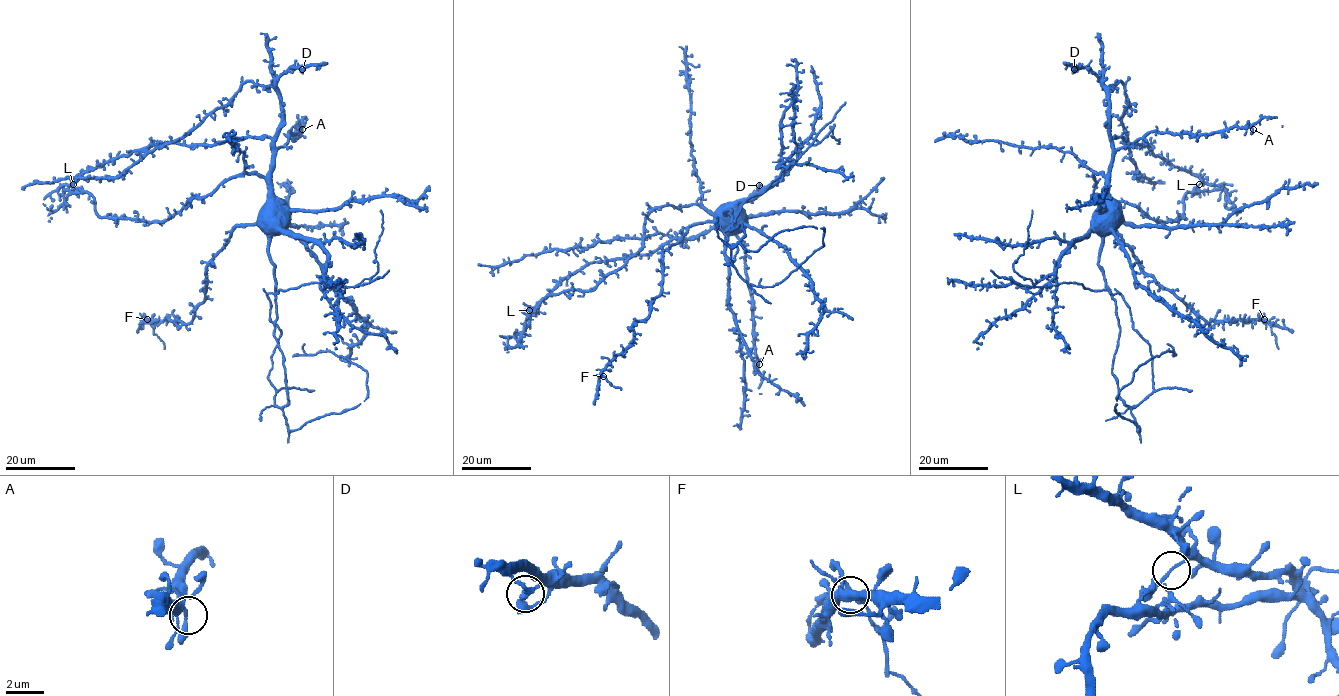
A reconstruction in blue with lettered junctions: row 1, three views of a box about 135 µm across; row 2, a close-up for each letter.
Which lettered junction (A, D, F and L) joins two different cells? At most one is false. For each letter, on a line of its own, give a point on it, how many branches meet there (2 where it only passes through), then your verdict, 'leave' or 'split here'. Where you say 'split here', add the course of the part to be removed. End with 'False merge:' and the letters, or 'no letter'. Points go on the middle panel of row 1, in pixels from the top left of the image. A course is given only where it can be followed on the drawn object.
A: place (759, 364); branches 2; leave
D: place (759, 185); branches 2; leave
F: place (603, 376); branches 2; split here; course (603, 376), (612, 386), (621, 389)
L: place (529, 310); branches 2; leave
False merge: F

